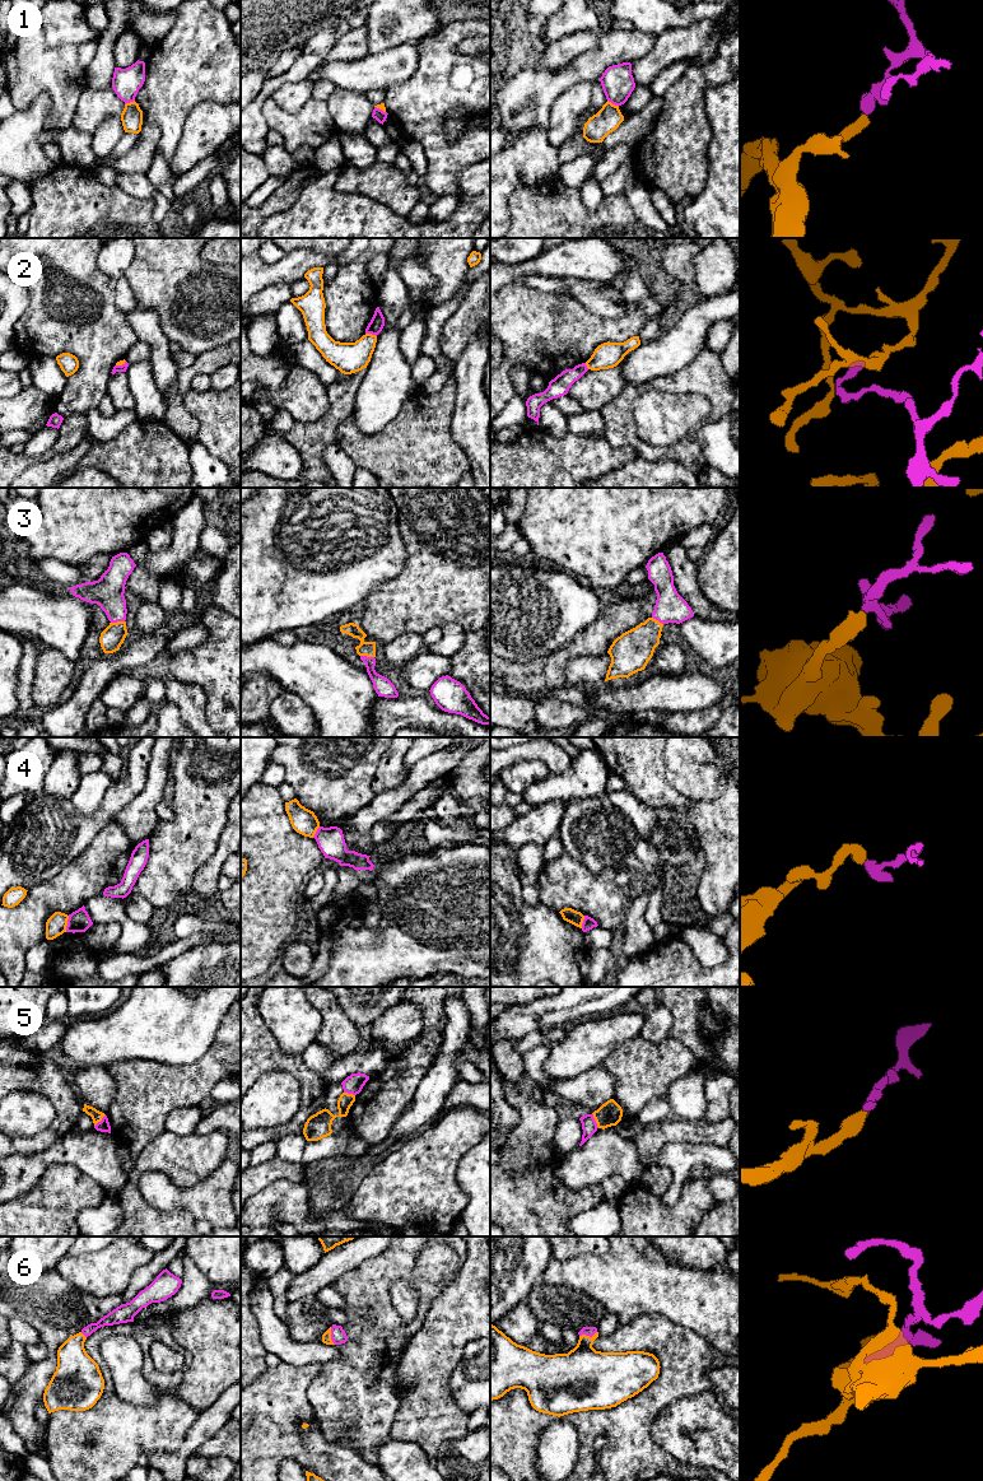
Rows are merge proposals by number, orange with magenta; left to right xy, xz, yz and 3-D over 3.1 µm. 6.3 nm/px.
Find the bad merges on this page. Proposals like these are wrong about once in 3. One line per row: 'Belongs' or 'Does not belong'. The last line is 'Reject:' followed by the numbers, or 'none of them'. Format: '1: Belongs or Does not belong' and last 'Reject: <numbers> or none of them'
1: Does not belong
2: Does not belong
3: Belongs
4: Does not belong
5: Does not belong
6: Belongs
Reject: 1, 2, 4, 5

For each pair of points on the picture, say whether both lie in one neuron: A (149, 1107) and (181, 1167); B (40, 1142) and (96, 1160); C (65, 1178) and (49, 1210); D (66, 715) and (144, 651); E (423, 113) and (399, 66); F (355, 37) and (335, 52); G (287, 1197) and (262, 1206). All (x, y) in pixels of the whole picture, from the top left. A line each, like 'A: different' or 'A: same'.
A: different
B: different
C: same
D: same
E: different
F: same
G: same

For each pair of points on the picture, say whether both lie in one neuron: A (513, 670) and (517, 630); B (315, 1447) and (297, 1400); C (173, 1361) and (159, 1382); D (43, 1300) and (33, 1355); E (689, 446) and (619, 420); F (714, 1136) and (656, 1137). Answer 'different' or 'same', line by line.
A: different
B: same
C: different
D: different
E: same
F: same

